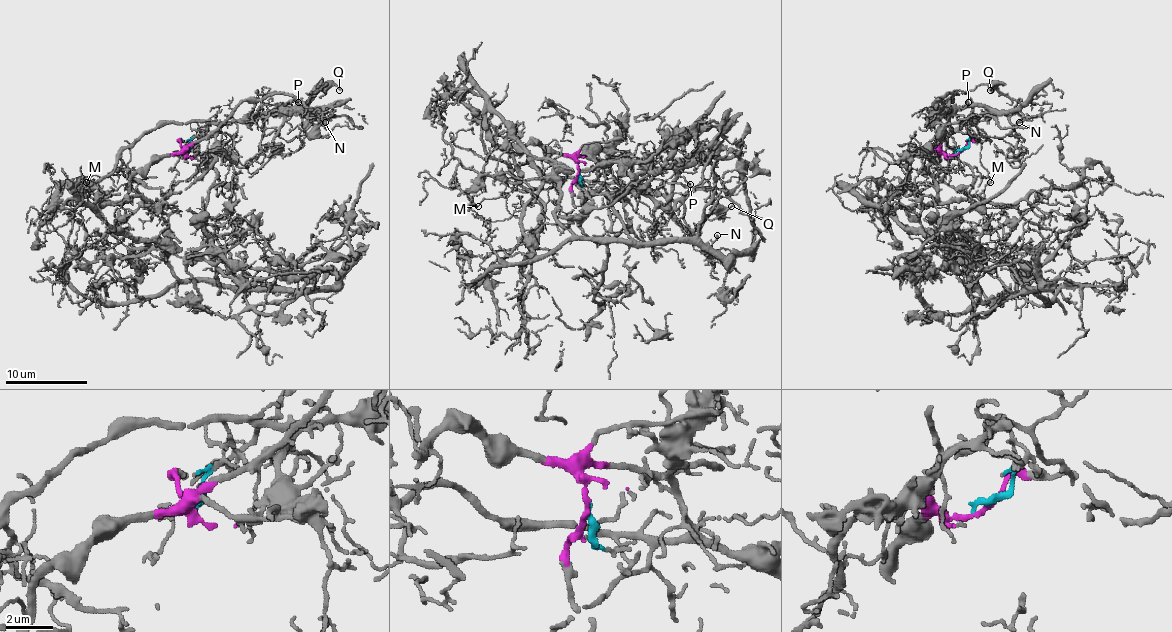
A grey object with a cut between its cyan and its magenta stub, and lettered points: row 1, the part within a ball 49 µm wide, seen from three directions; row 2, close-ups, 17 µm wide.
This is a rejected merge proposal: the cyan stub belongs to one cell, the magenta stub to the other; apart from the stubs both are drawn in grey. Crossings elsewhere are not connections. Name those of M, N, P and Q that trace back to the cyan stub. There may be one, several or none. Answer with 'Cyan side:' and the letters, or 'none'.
Cyan side: M, N, P, Q

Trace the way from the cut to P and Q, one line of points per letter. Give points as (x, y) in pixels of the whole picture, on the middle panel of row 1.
P: (577, 172), (581, 185), (598, 193), (604, 185), (623, 183), (664, 203), (670, 187), (680, 177), (691, 185)
Q: (577, 172), (592, 193), (623, 183), (649, 193), (697, 236), (711, 214), (732, 205)

